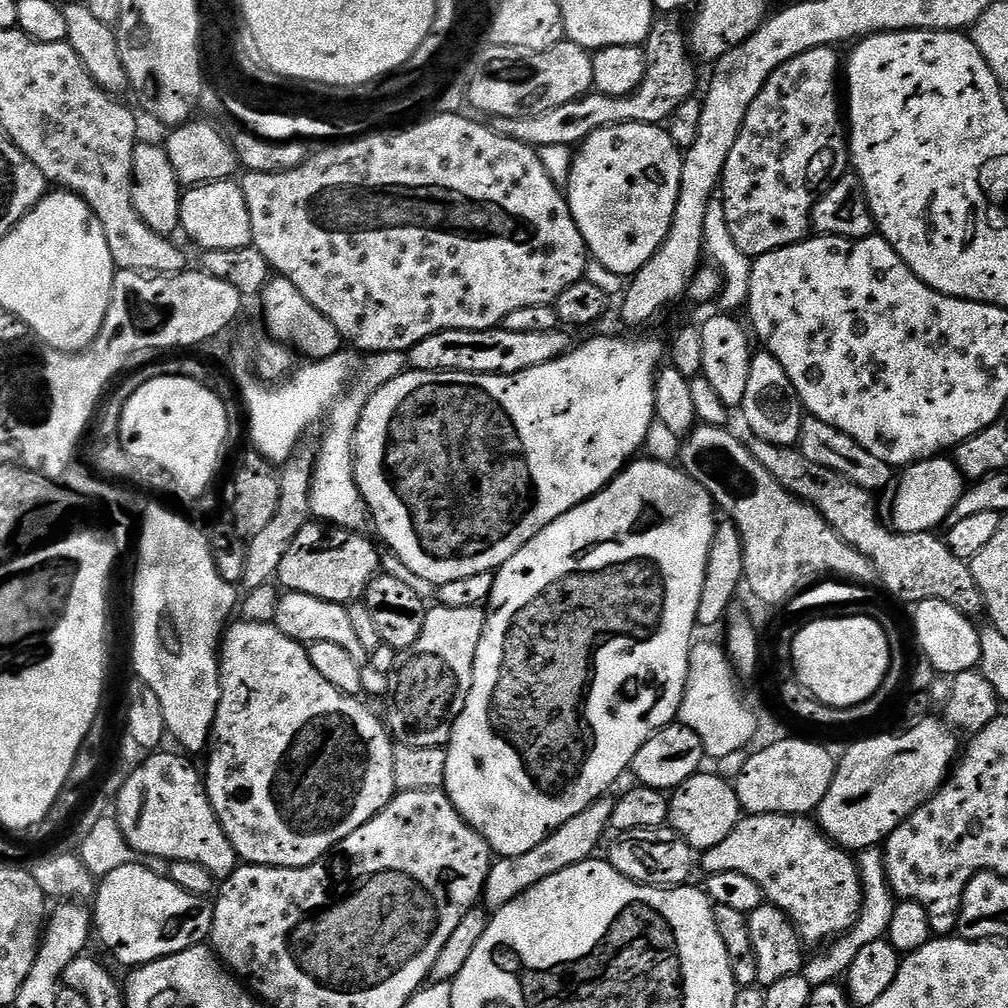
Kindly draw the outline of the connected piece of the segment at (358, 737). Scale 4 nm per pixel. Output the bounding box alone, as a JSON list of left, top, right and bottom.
[203,623,396,868]

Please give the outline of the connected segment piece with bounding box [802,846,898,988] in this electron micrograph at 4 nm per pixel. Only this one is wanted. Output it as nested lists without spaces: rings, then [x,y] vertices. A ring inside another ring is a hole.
[[[883,847],[863,848],[855,857],[856,869],[860,875],[862,886],[862,906],[854,926],[848,932],[831,941],[816,957],[809,959],[804,965],[802,975],[813,988],[823,984],[835,984],[847,973],[850,962],[864,949],[869,942],[878,942],[885,939],[890,930],[890,921],[898,903],[898,897],[892,893],[890,882],[886,878],[886,862],[884,861]]]

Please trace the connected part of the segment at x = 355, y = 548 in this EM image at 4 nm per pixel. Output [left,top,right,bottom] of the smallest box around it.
[278,522,381,606]

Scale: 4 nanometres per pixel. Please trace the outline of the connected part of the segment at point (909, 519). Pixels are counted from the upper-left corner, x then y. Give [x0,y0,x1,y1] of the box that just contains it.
[890,454,966,532]

